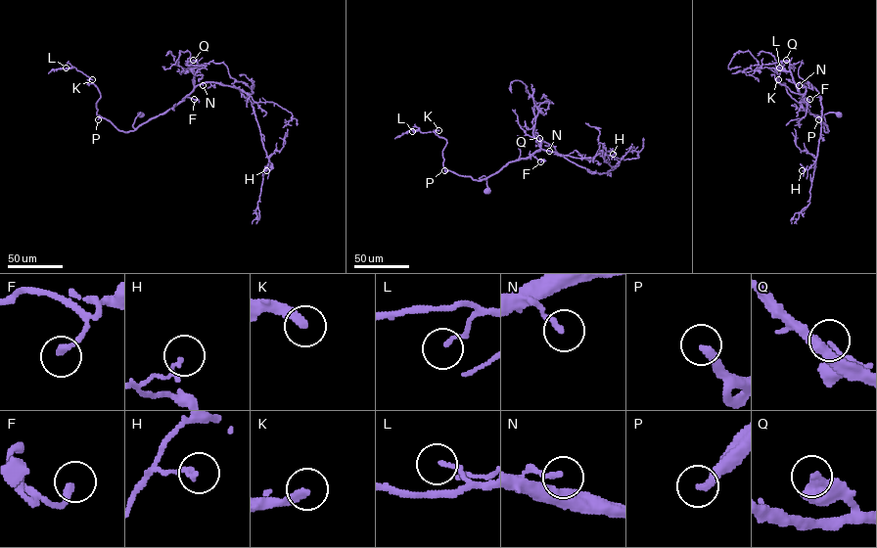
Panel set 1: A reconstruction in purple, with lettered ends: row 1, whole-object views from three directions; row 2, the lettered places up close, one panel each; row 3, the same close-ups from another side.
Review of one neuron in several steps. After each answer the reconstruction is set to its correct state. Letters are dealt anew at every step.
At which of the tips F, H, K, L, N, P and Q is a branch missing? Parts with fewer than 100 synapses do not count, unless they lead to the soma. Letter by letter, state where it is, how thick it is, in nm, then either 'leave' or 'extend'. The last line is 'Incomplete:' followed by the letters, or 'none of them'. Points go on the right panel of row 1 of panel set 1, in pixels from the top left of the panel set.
F: at (809, 99); 240 nm thick; leave
H: at (802, 170); 150 nm thick; leave
K: at (778, 79); 280 nm thick; extend
L: at (779, 68); 140 nm thick; leave
N: at (799, 85); 190 nm thick; leave
P: at (818, 119); 280 nm thick; extend
Q: at (786, 60); 180 nm thick; leave
Incomplete: K, P

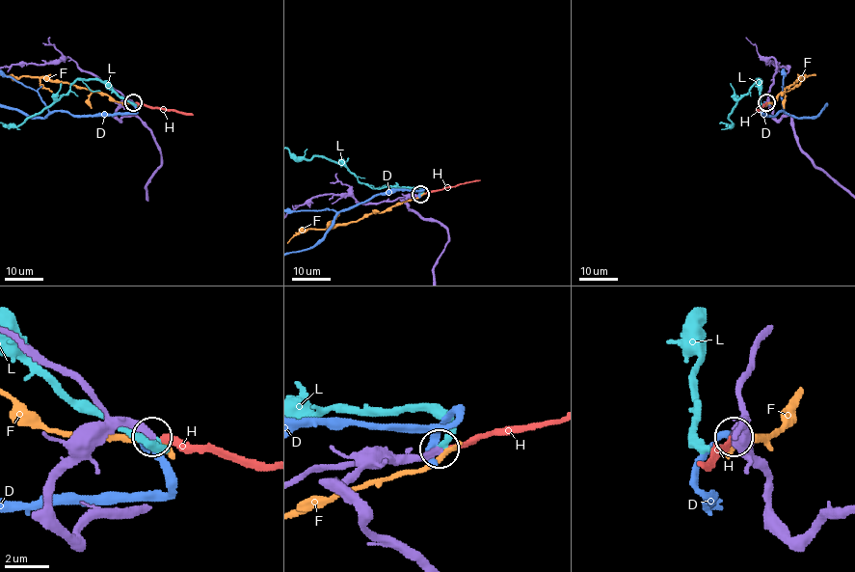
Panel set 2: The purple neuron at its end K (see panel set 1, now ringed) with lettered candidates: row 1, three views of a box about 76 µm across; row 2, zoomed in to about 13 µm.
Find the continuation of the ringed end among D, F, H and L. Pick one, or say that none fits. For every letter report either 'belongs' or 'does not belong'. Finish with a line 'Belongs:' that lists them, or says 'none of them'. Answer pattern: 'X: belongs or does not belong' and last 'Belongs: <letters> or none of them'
D: does not belong
F: does not belong
H: does not belong
L: belongs
Belongs: L

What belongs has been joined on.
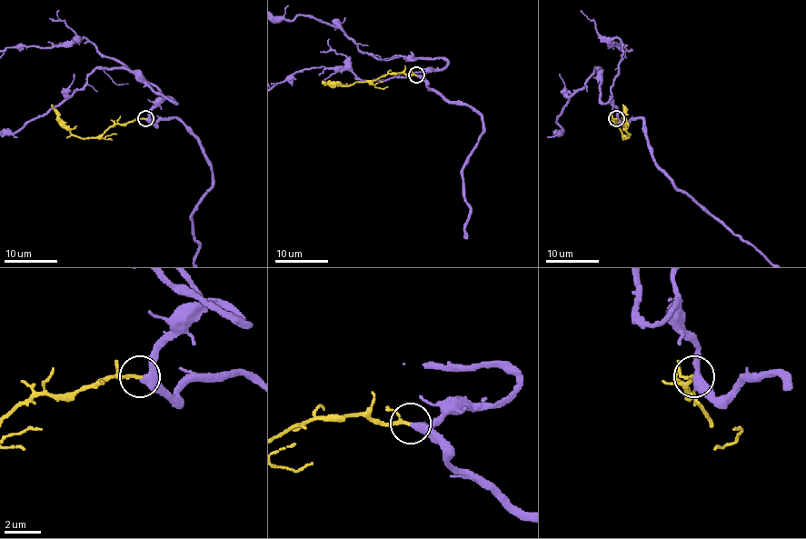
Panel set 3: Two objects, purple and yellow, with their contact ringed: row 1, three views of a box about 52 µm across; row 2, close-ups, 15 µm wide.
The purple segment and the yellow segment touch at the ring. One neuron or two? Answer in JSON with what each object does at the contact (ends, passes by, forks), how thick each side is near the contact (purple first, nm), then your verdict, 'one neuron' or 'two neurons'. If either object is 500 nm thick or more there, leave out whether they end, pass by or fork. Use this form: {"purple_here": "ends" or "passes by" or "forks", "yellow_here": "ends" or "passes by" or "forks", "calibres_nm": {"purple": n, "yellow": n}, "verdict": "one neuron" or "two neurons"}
{"purple_here": "passes by", "yellow_here": "passes by", "calibres_nm": {"purple": 400, "yellow": 140}, "verdict": "one neuron"}

